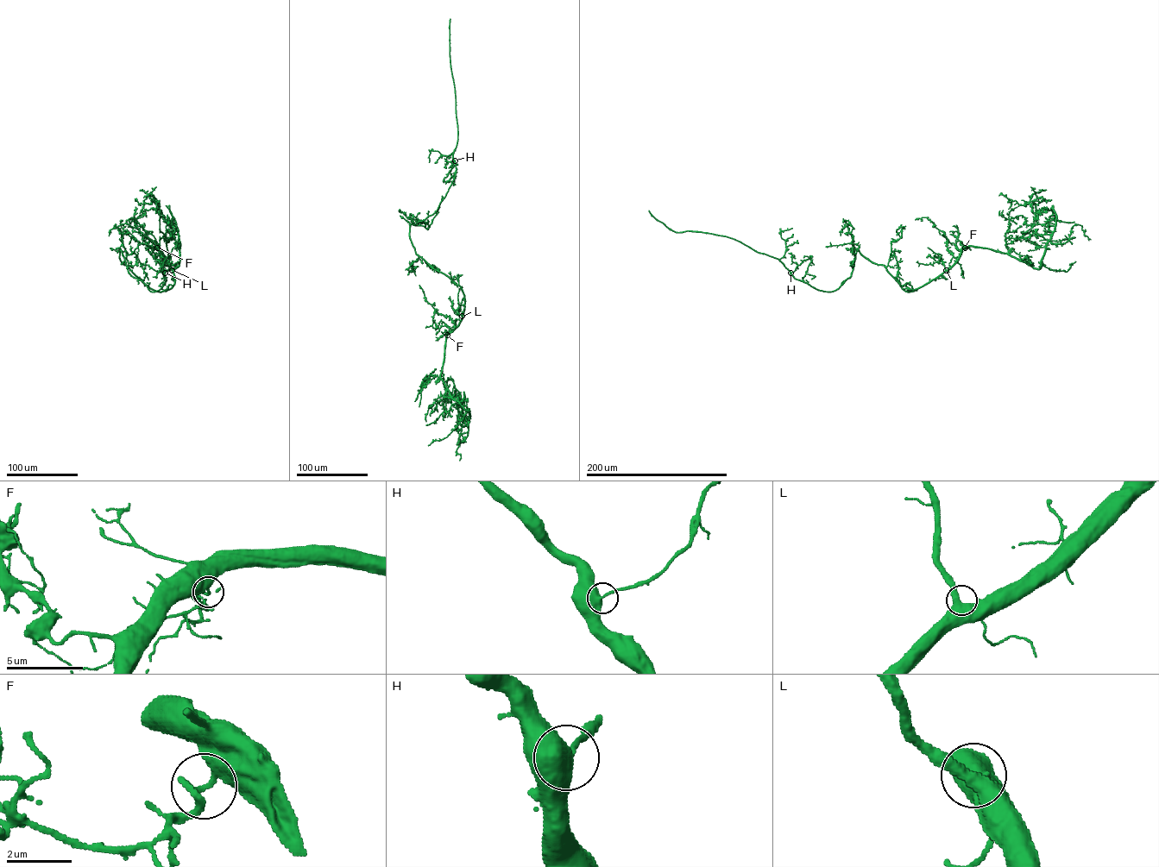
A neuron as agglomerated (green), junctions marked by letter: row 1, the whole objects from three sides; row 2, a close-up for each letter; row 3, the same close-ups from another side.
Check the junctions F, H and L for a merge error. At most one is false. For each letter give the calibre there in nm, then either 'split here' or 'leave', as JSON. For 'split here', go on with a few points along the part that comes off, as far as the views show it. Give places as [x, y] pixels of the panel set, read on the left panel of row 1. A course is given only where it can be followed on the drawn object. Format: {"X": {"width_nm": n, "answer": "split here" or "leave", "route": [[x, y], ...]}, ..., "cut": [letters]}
{"F": {"width_nm": 300, "answer": "leave"}, "H": {"width_nm": 440, "answer": "leave"}, "L": {"width_nm": 480, "answer": "leave"}, "cut": []}

